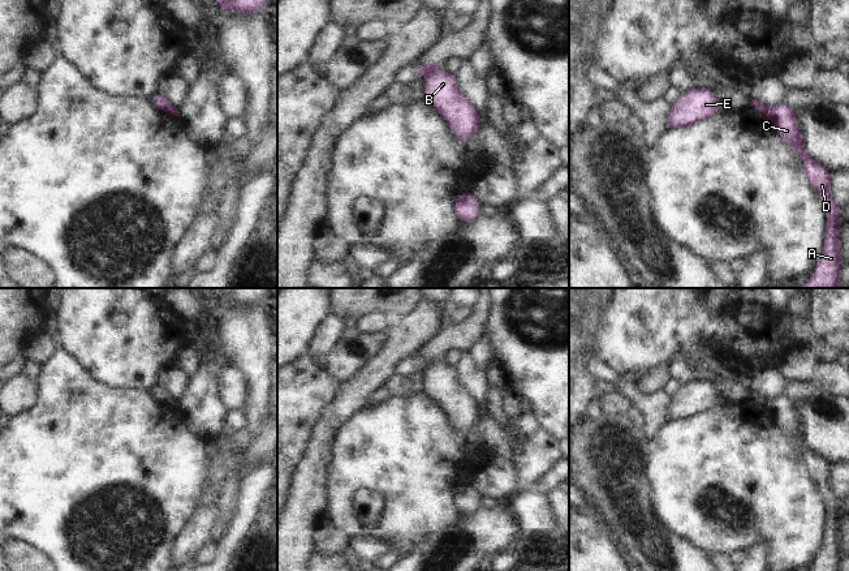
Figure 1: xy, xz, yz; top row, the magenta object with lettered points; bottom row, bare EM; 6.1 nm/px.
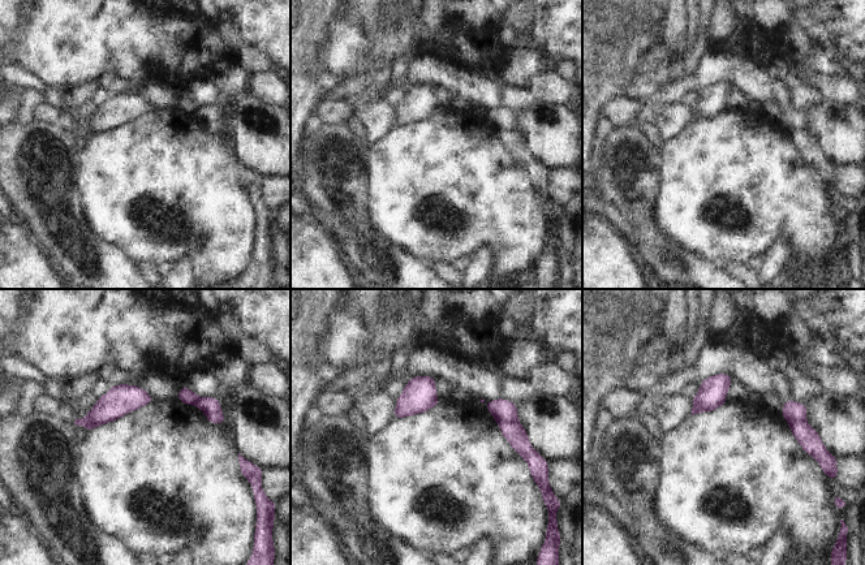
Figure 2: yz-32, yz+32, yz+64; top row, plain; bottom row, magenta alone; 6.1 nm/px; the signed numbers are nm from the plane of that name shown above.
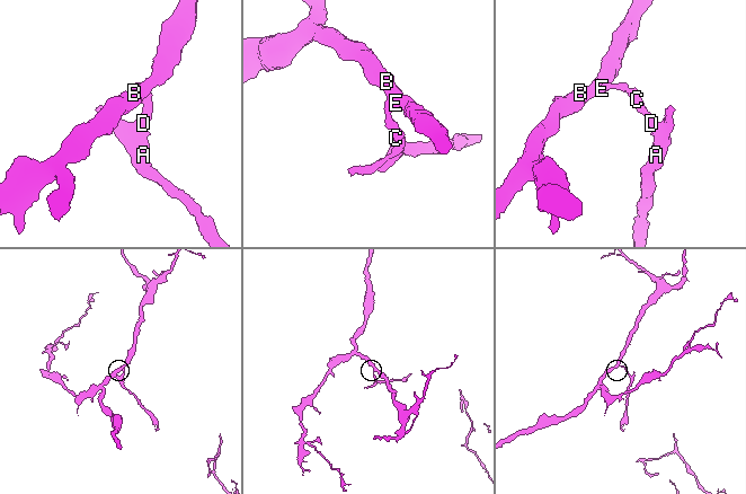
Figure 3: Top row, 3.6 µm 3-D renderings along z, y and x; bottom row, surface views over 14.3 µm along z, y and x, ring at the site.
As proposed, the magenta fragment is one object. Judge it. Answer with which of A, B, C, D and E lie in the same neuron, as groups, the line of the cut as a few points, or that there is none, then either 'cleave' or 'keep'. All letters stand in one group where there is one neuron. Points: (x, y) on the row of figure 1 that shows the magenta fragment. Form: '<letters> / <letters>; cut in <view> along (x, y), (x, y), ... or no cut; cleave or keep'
A C D / B E; cut in yz along (767, 107), (765, 114); cleave

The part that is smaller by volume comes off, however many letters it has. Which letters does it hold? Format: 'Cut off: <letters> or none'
Cut off: A, C, D

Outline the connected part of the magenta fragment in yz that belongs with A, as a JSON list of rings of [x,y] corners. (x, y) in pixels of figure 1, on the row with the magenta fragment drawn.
[[[785,103],[767,107],[764,113],[775,125],[777,134],[802,158],[810,186],[818,192],[827,215],[824,250],[813,275],[801,288],[836,288],[842,286],[840,270],[842,265],[840,226],[842,211],[835,205],[831,194],[831,173],[809,154],[803,136],[798,128],[796,111]]]

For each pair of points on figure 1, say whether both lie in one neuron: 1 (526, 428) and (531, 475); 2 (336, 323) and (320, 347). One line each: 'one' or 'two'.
1: two
2: one

